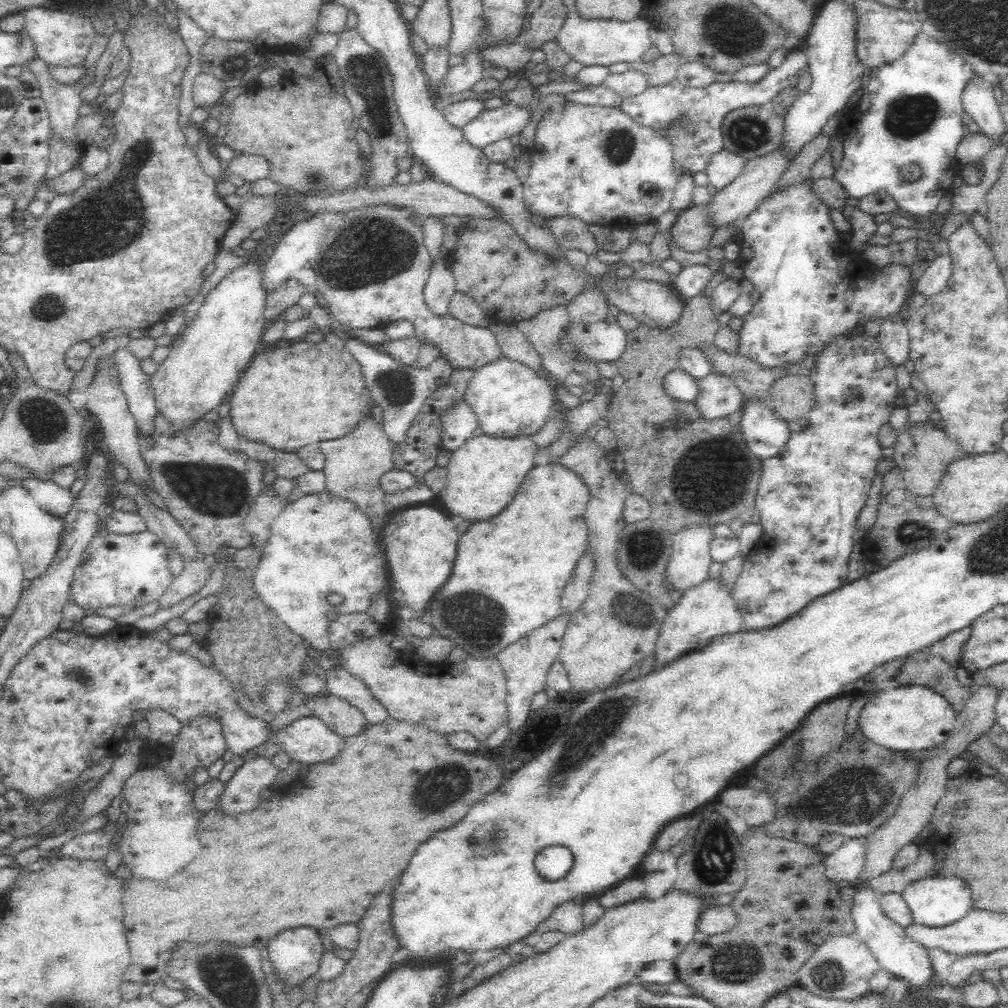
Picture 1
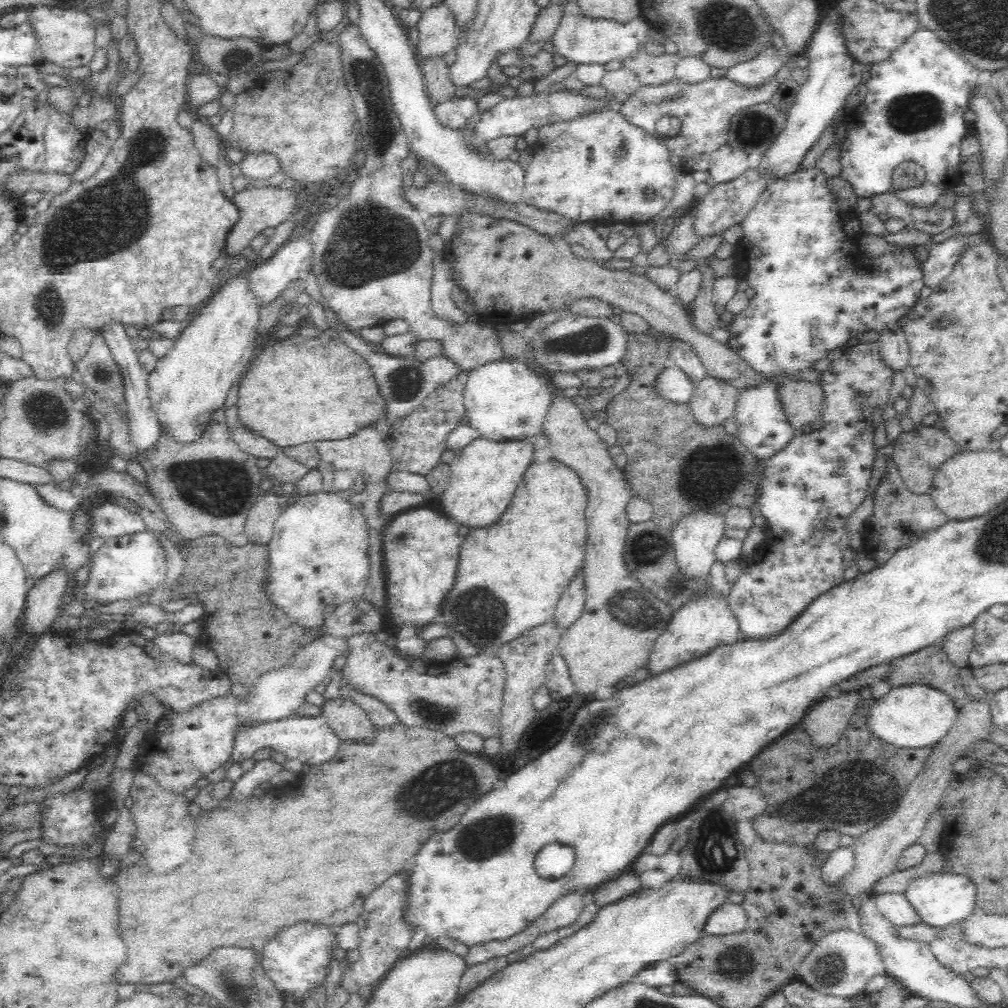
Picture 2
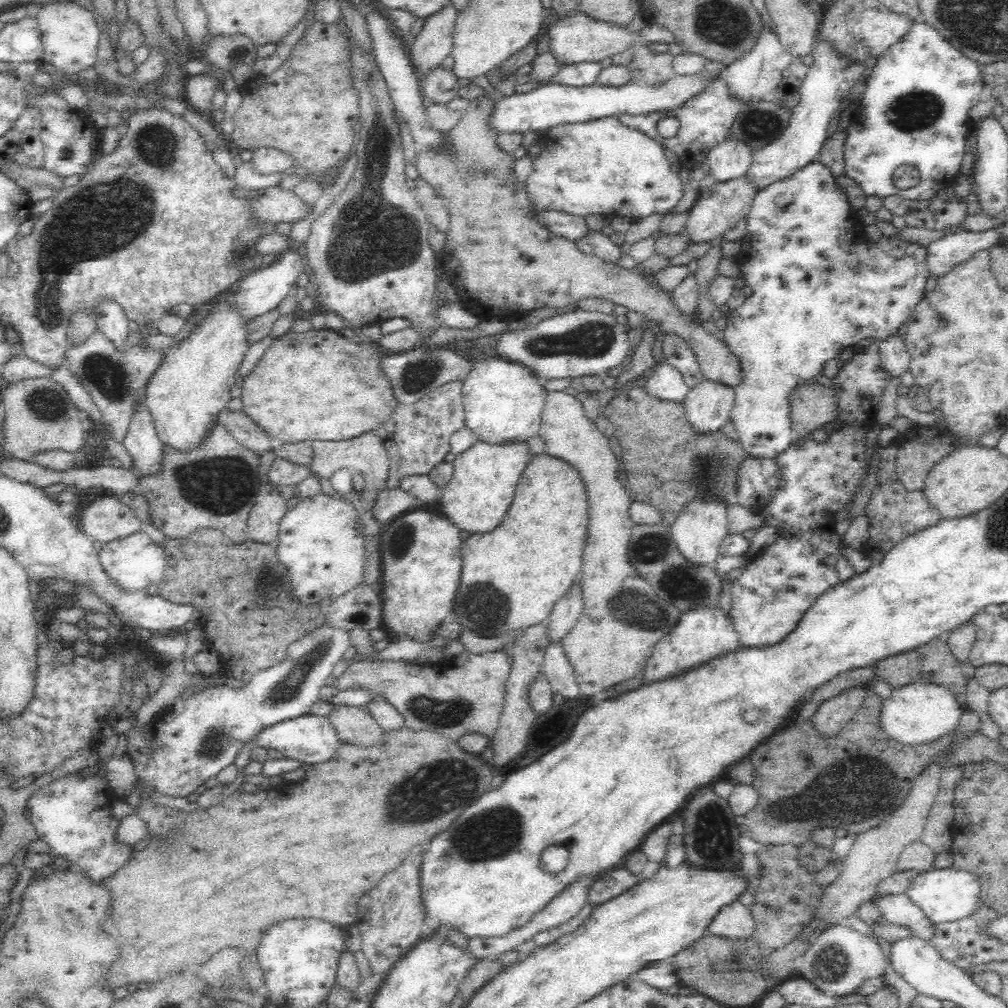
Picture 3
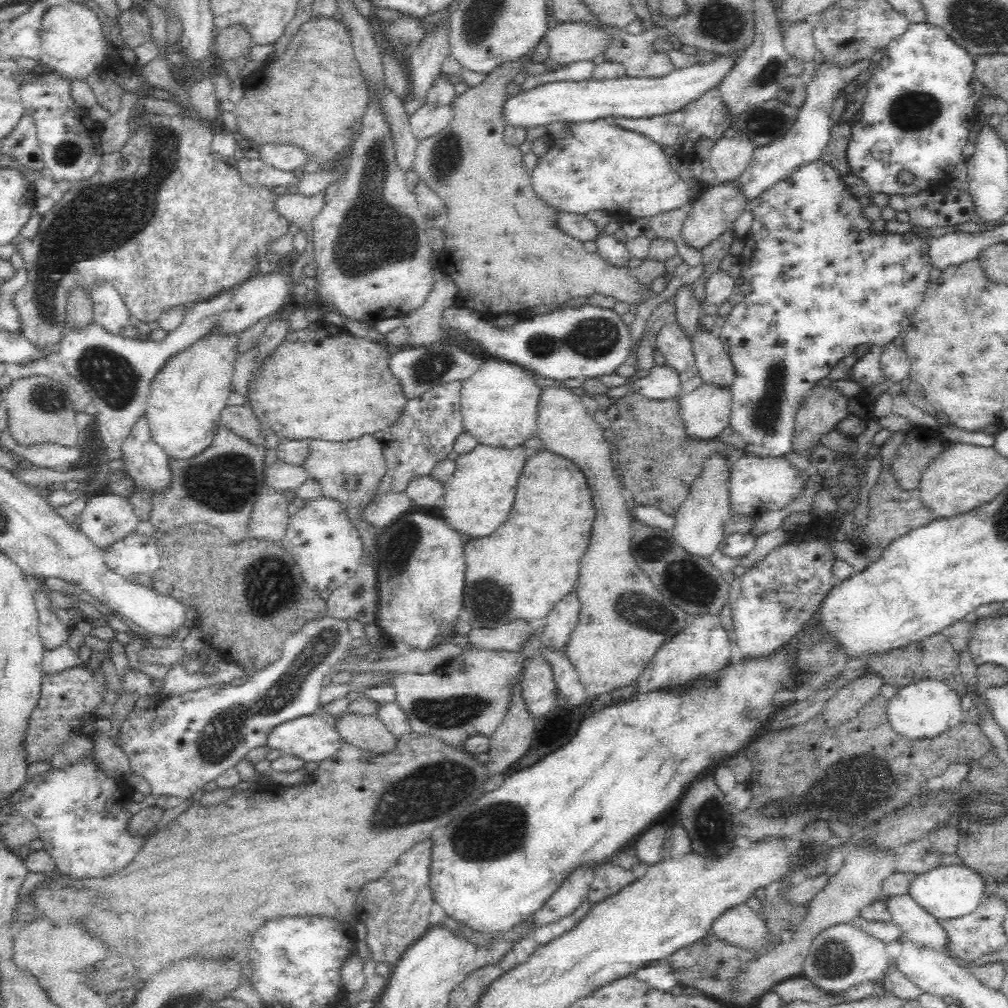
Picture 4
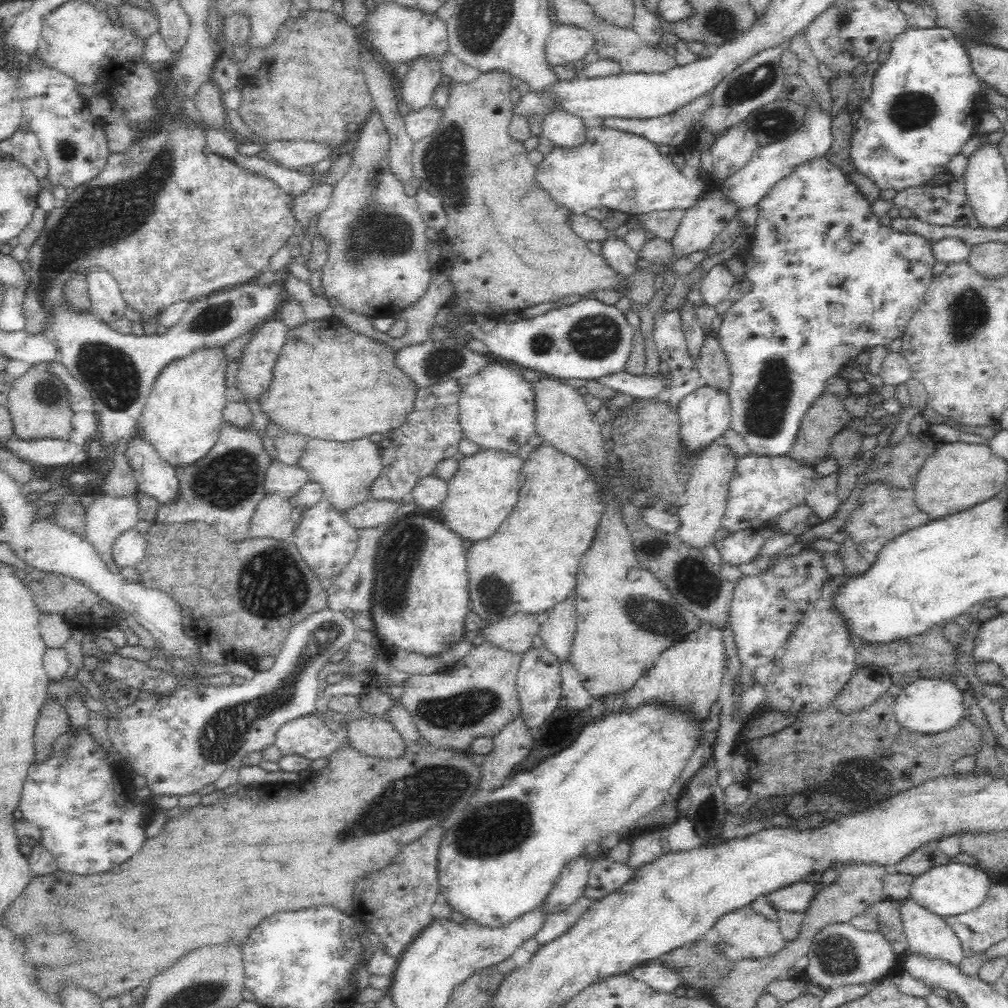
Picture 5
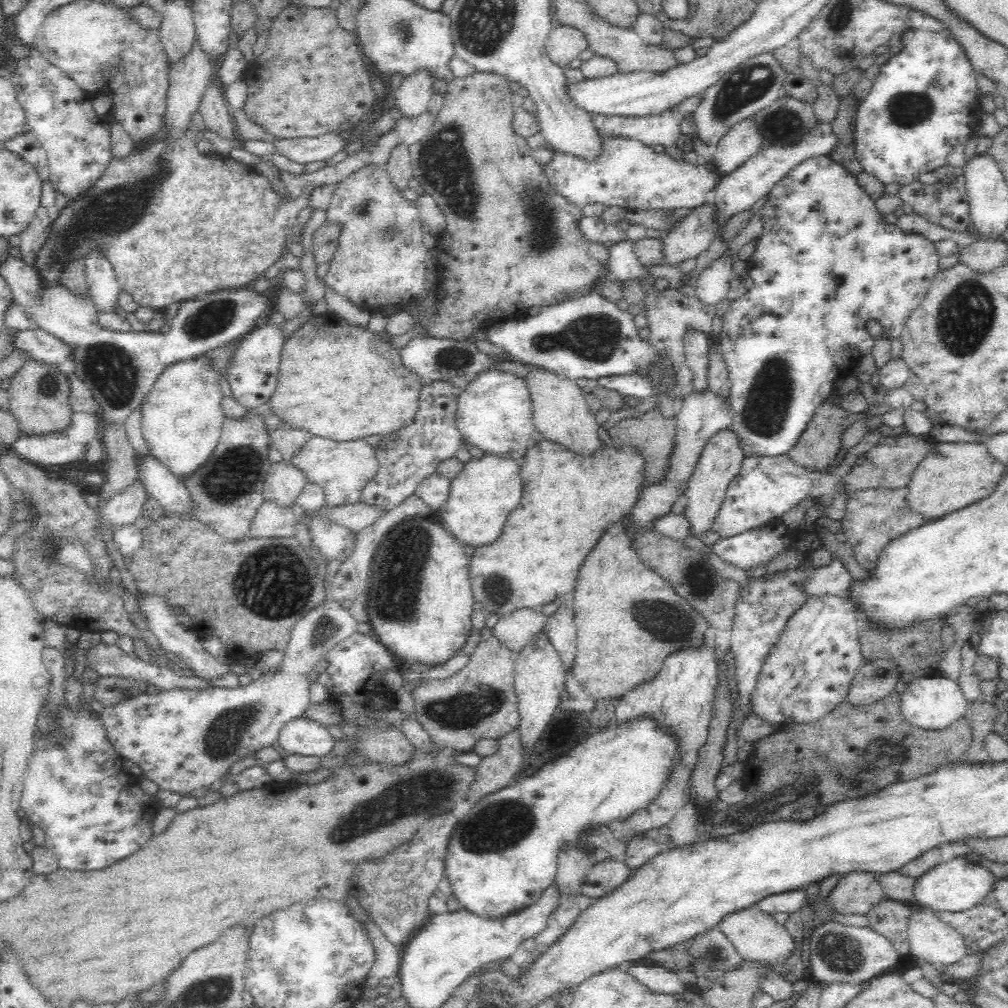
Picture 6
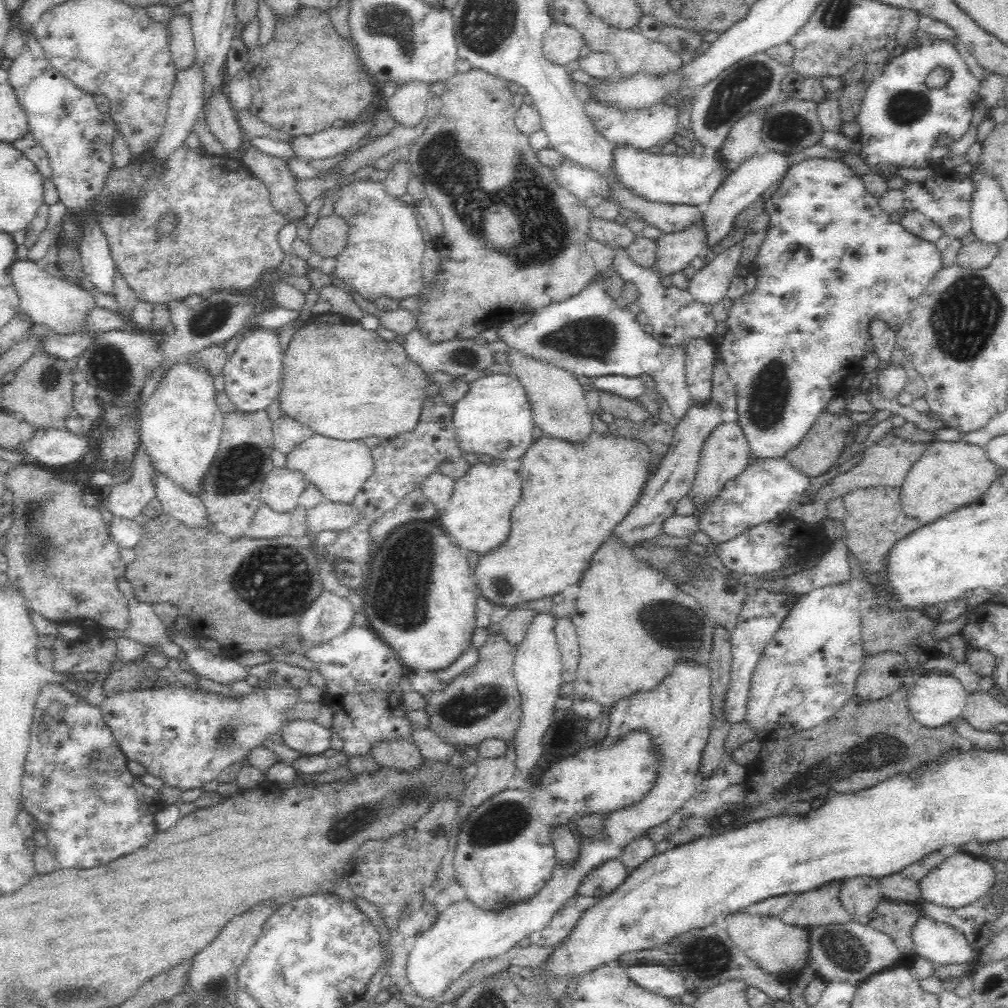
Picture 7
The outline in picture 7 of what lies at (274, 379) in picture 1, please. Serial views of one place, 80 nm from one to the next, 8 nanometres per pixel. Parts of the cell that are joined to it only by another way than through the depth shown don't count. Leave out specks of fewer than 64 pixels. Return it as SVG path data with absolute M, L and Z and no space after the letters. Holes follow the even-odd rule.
M328 312L311 316L303 328L294 332L283 356L282 388L278 401L282 414L292 415L324 436L338 440L363 440L368 436L392 438L412 432L418 426L429 381L430 374L411 360L403 344L397 340L384 340L377 331L365 330L340 314Z

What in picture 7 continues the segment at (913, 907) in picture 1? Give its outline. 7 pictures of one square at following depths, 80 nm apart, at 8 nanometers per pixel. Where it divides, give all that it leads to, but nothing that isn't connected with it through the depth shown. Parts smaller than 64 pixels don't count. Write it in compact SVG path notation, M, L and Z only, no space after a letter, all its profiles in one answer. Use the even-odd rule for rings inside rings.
M956 850L946 856L919 884L921 898L930 900L940 906L958 908L978 900L984 893L990 892L996 884L996 872L992 863L983 855L974 855L964 850Z

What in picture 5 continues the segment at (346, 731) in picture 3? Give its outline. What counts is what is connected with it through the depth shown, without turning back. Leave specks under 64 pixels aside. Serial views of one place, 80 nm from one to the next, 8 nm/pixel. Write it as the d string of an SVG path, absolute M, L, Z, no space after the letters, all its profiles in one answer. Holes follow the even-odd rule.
M376 718L354 720L347 729L349 744L360 754L396 760L406 754L407 742L389 721Z

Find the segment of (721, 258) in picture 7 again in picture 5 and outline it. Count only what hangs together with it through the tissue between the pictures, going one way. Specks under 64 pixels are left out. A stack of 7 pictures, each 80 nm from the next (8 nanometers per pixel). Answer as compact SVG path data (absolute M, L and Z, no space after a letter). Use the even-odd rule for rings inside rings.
M719 263L710 268L697 284L702 300L715 307L727 298L731 286L735 283L734 278L726 264Z

